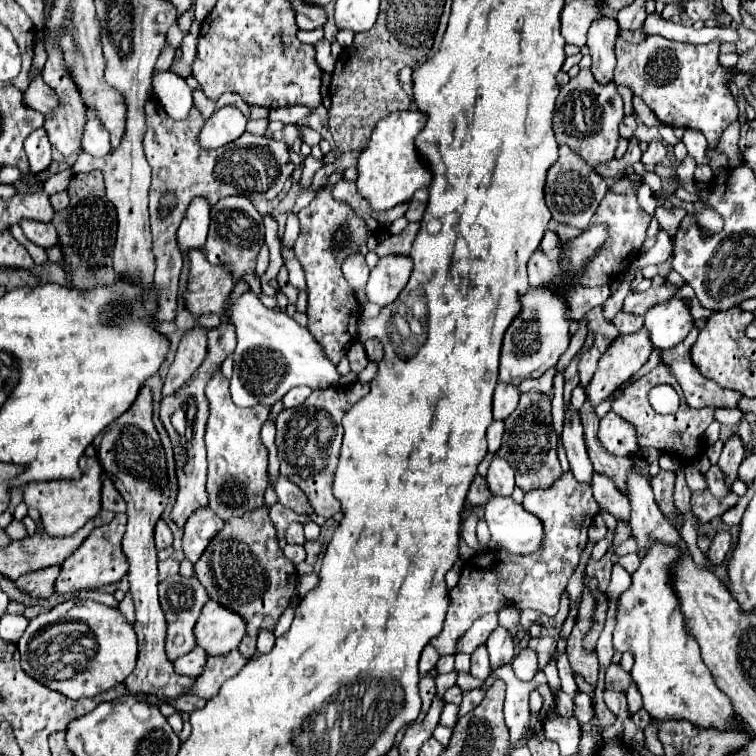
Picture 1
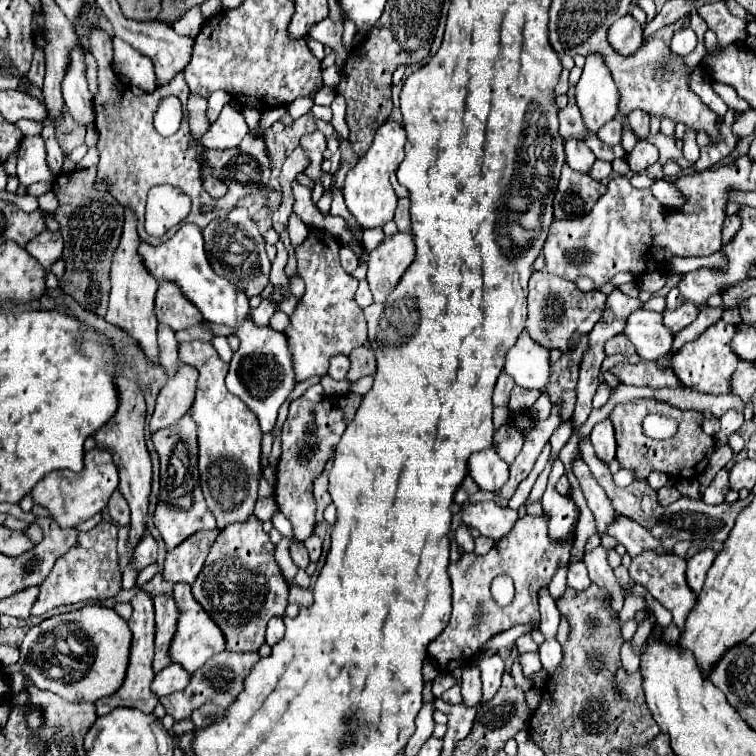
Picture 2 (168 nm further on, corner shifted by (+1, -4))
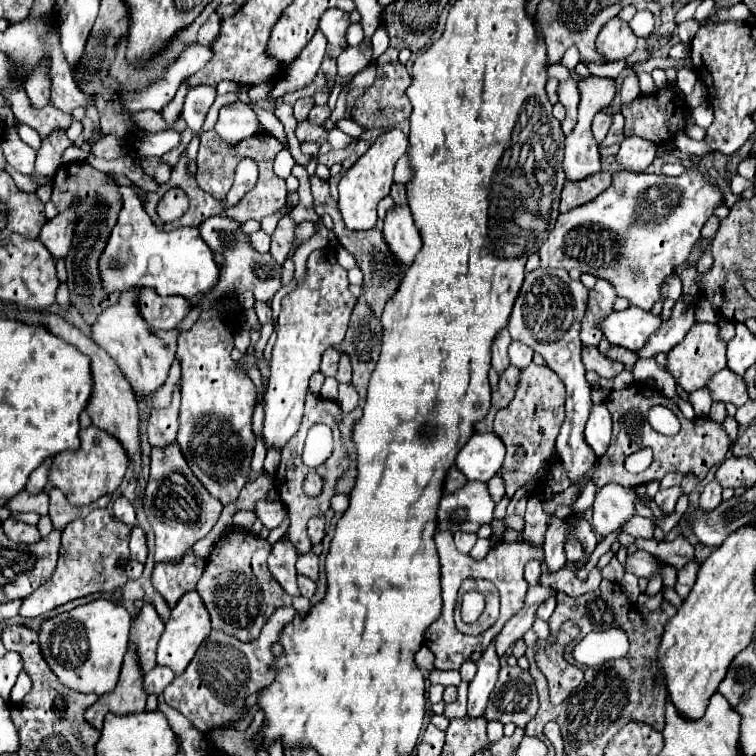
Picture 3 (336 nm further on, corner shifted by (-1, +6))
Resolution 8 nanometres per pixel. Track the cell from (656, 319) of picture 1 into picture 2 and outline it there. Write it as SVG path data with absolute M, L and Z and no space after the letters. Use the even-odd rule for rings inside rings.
M639 308L631 312L631 316L625 322L623 334L631 340L635 352L643 360L657 360L665 356L673 344L673 336L661 320L663 316L659 312Z

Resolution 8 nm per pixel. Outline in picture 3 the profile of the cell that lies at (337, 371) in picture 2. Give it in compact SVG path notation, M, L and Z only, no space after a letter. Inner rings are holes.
M327 348L323 354L323 362L321 362L321 372L325 376L335 376L337 374L337 366L339 366L339 352L335 348Z

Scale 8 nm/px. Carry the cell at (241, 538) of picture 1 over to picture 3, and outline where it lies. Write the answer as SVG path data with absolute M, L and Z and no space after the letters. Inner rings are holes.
M229 526L219 538L219 542L213 546L207 558L205 572L197 584L197 592L211 614L215 630L221 630L223 634L245 642L255 640L261 634L265 620L279 606L291 604L293 596L289 596L281 588L281 584L273 580L273 574L267 568L271 548L273 544L267 538L261 538L241 526Z

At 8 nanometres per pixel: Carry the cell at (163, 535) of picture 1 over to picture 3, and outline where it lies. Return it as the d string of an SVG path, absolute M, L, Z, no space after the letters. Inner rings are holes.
M135 526L131 530L129 550L131 550L131 560L137 560L137 562L145 562L147 560L147 536L145 536L143 528Z

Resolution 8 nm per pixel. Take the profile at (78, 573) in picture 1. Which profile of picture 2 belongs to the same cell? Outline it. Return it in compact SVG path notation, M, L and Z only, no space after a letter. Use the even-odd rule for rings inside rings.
M99 522L89 532L79 532L77 544L63 554L45 582L39 586L39 596L31 608L31 618L45 614L57 606L77 604L85 600L107 600L121 592L121 568L117 552L117 526L111 522Z

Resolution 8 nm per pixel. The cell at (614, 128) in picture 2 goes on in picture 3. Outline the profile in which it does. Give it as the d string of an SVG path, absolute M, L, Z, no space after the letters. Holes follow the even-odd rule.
M599 112L595 116L595 120L593 120L593 136L595 136L597 142L601 142L607 136L607 132L611 128L611 122L613 122L613 114L611 112Z

